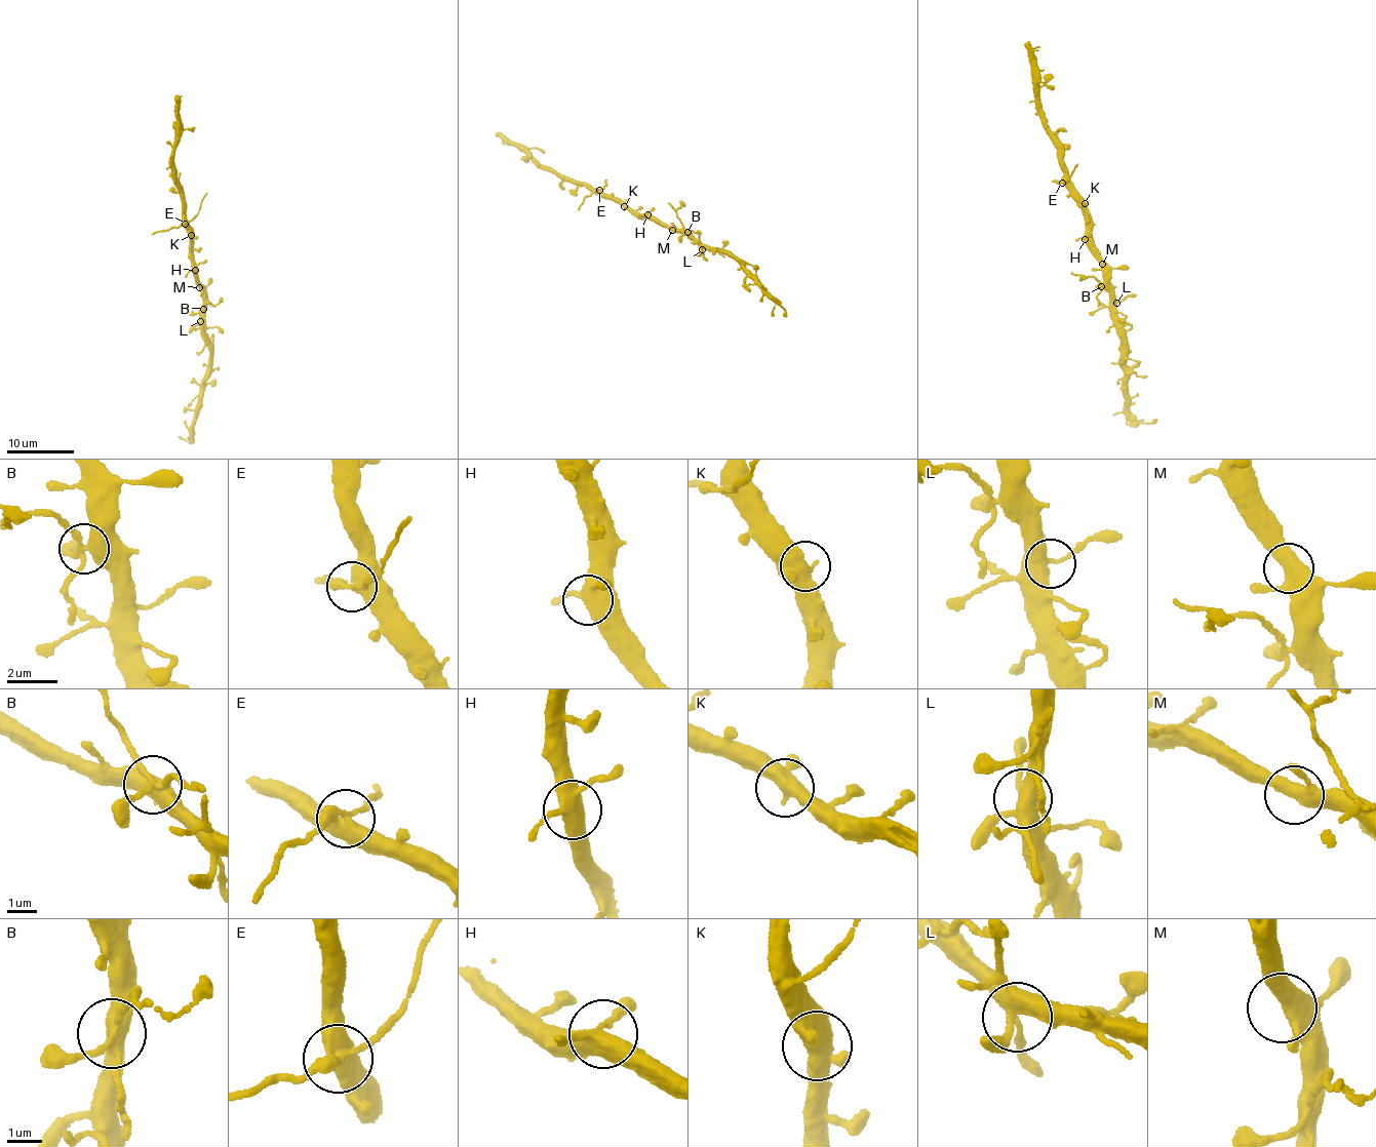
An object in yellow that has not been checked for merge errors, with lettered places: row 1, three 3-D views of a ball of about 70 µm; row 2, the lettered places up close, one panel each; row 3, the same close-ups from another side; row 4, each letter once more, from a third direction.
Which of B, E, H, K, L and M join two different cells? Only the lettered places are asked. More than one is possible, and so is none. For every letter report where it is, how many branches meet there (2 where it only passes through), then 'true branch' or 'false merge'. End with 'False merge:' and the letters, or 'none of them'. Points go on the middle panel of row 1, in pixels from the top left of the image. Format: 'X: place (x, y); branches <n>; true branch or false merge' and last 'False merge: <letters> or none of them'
B: place (688, 232); branches 4; false merge
E: place (599, 190); branches 3; false merge
H: place (647, 214); branches 4; true branch
K: place (624, 206); branches 3; true branch
L: place (702, 249); branches 4; true branch
M: place (672, 230); branches 3; true branch
False merge: B, E

